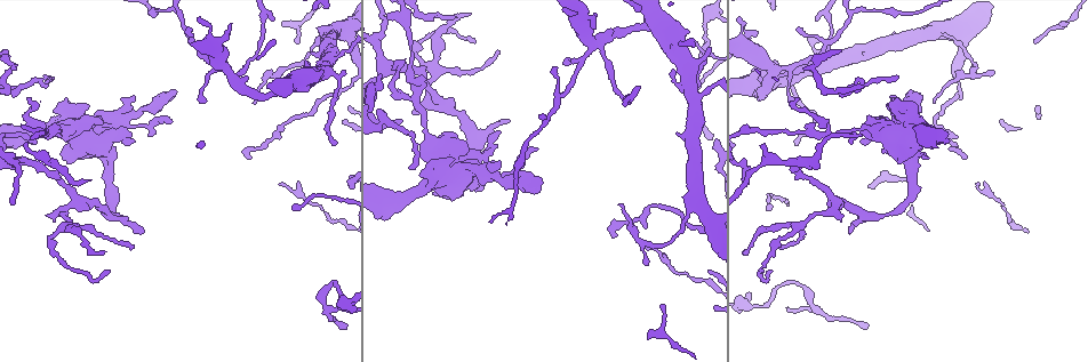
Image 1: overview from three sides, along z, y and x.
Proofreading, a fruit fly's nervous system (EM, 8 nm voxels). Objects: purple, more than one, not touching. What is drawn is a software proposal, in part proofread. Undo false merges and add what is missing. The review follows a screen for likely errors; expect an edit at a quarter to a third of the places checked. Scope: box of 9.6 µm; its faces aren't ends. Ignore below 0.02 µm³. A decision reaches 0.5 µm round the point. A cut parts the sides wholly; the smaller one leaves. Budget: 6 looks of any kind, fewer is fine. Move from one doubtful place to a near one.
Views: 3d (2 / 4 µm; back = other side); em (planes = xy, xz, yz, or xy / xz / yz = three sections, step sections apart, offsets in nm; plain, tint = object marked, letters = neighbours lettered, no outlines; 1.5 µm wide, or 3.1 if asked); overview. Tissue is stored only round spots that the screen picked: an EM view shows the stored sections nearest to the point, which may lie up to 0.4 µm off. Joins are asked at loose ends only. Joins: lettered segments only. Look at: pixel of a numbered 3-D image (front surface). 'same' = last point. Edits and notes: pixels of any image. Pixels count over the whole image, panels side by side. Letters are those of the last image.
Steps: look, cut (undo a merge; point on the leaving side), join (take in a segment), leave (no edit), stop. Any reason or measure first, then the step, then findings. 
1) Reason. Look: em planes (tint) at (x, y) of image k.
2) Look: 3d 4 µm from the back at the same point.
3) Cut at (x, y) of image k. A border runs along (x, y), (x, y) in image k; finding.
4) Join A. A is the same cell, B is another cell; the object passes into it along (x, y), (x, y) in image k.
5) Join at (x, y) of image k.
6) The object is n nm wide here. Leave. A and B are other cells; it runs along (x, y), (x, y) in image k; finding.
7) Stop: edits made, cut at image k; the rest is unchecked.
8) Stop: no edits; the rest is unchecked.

Narrows sharply. Look: em planes (letters) at (881, 214) of image 1.

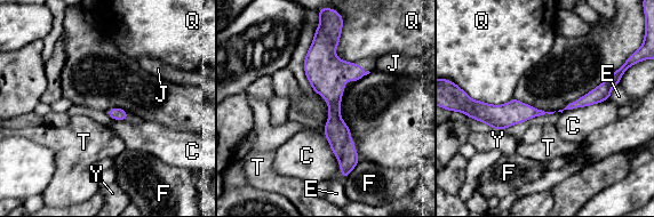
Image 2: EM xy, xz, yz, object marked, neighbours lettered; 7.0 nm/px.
The object is 90 nm wide here; the longest contact is with C, 380 nm. Leave. C, E, F, J, Q, T and Y are other cells; one cell here.

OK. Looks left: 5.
Sudden change in width. Look: 3d 2 µm at (827, 132) of image 1.

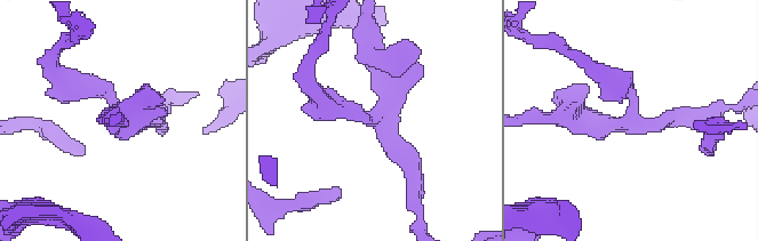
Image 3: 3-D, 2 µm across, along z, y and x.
Look: em planes (tint) at (379, 128) of image 3.

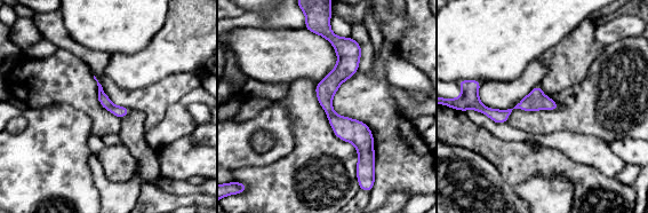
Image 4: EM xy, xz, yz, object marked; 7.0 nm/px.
Look: em planes (letters) at the same point.

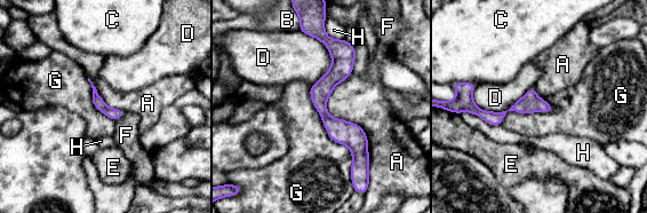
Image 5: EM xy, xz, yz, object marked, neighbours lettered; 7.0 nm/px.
The object is 80 nm wide here. Leave. A, B, C, D, E, F, G and H are other cells; a border runs along (311, 85), (352, 180) in image 5; all the same cell.

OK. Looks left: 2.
Stop: no edits; the rest is unchecked.

